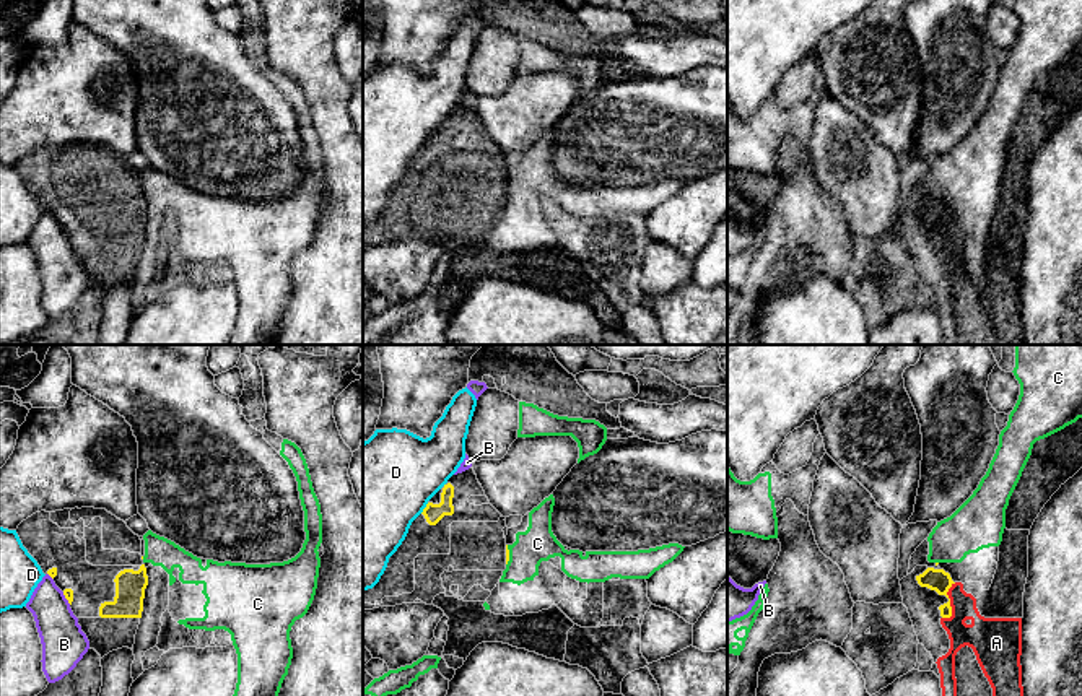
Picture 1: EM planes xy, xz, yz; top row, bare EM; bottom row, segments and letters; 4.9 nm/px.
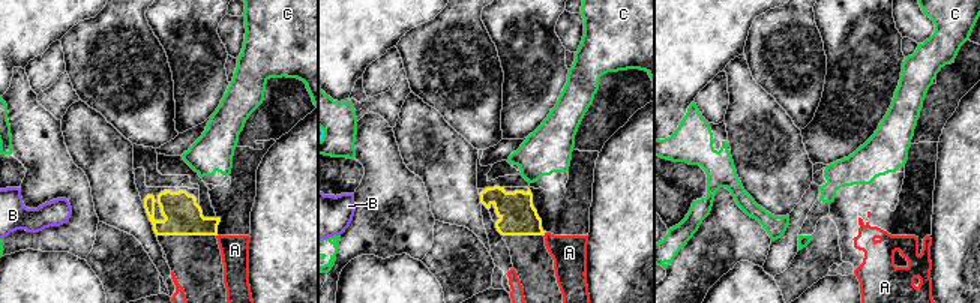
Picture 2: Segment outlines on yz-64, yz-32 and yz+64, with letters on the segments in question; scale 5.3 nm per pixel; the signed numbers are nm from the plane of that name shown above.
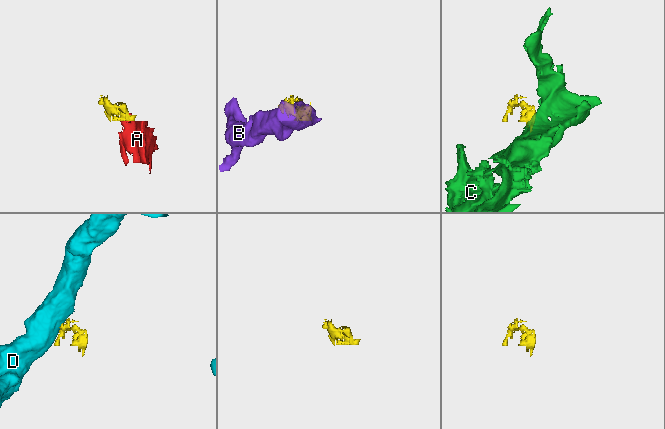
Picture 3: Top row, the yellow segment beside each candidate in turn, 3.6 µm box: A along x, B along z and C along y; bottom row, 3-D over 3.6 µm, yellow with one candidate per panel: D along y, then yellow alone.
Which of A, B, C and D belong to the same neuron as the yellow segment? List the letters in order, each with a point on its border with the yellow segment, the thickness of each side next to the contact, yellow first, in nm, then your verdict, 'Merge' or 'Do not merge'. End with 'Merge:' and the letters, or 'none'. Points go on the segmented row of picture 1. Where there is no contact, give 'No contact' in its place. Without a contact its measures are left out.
A: Touches yellow at yz (949, 604). Thickness 110 nm (yellow) against 190 nm. Do not merge
B: Touches yellow at xy (65, 597). Thickness 50 nm (yellow) against 220 nm. Do not merge
C: Touches yellow at xz (508, 555). Thickness 20 nm (yellow) against 180 nm. Do not merge
D: Touches yellow at xz (425, 508). Thickness 100 nm (yellow) against 480 nm. Do not merge
Merge: none

